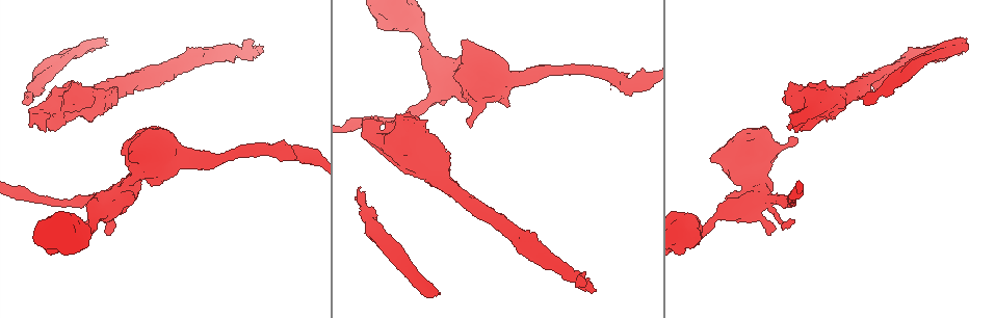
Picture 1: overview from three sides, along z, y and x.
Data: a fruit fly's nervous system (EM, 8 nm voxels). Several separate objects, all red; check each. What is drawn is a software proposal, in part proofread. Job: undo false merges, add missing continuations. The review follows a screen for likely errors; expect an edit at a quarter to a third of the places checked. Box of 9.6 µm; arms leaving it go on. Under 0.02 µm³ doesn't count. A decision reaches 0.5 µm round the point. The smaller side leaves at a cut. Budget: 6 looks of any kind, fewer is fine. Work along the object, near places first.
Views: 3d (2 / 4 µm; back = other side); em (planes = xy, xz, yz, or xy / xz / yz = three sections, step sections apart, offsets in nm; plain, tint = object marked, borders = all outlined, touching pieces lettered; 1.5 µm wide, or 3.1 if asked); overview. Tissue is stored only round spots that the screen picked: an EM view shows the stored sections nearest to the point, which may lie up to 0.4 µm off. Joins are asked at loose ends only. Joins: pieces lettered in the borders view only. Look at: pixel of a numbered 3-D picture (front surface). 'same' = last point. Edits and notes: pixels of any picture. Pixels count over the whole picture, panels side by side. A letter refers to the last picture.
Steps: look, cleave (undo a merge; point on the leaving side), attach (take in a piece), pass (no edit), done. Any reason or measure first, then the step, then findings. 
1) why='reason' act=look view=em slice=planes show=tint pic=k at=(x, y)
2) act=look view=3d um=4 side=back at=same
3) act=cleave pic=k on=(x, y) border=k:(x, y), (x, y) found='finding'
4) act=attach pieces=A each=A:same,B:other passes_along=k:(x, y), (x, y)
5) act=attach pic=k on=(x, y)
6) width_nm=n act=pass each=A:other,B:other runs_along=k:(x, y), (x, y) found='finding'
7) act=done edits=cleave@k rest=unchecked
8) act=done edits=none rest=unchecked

why='an open end' act=look view=em slice=yz step=8 show=tint pic=1 at=(438, 291)

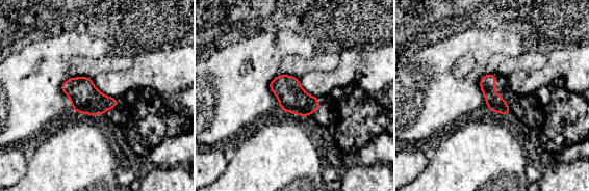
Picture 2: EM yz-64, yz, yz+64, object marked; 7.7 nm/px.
act=look view=em slice=yz step=8 show=borders at=same

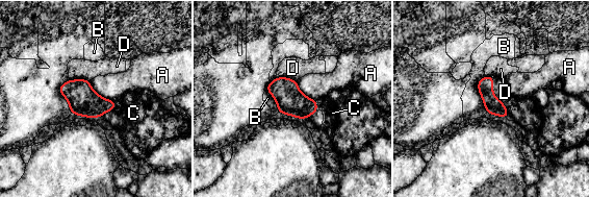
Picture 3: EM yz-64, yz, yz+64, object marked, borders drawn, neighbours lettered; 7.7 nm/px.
act=pass each=A:other,B:other,C:other,D:other border=3:(484, 75), (478, 92), (487, 112) found='no lettered piece goes on from it'

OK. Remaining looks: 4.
why='an open end' act=look view=3d um=2 side=back pic=1 at=(263, 46)

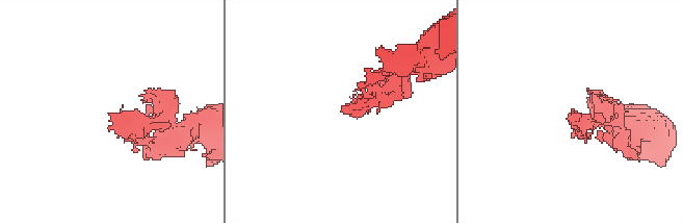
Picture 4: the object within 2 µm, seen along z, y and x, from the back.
why='now the EM' act=look view=em slice=planes show=tint pic=4 at=(346, 105)

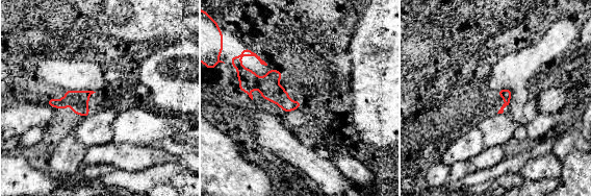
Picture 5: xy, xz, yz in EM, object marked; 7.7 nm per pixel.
why='what lies round it' act=look view=em slice=planes show=borders at=same

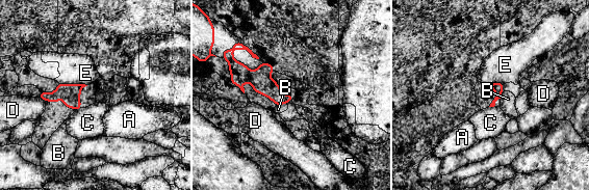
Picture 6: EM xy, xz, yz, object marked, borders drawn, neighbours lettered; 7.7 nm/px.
act=attach pieces=E each=A:other,B:other,C:other,D:other,E:same passes_along=6:(70, 92), (73, 84), (85, 73) found='it goes on there'

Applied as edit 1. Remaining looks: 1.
act=done edits=attach@6 rest=unchecked

